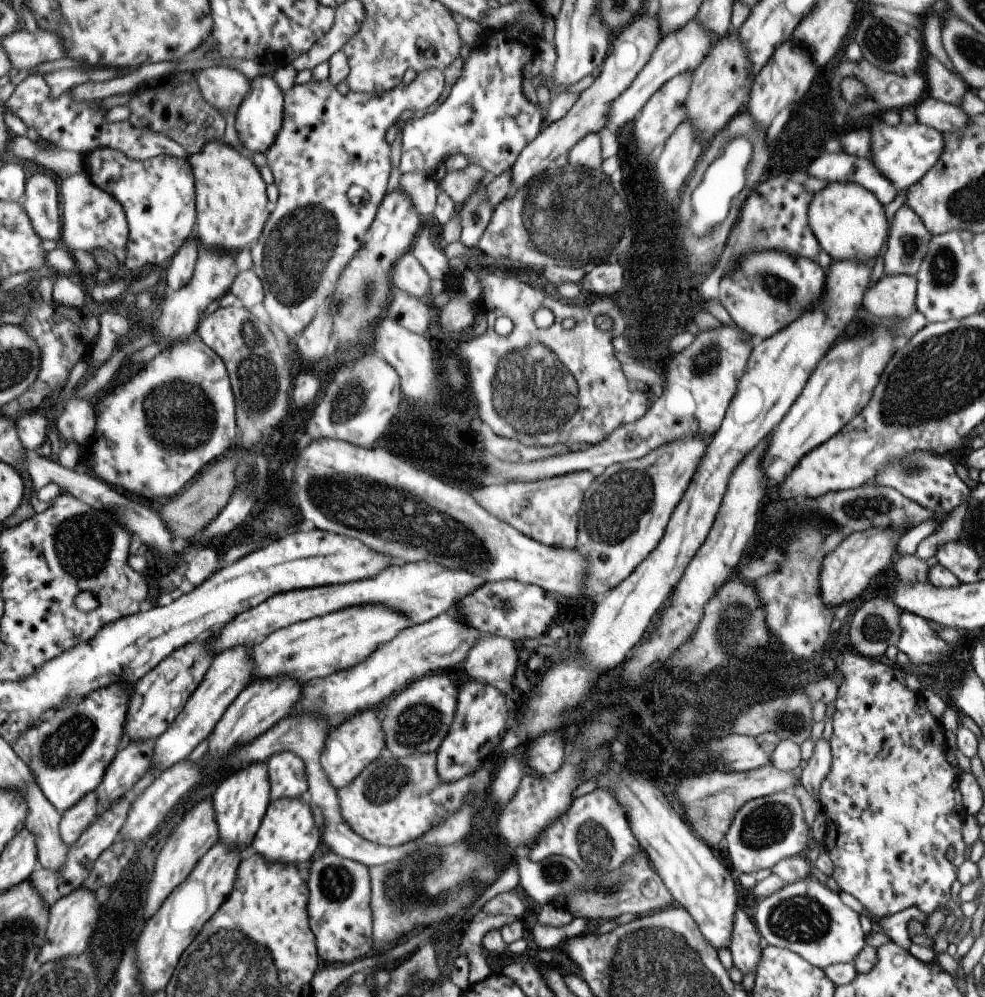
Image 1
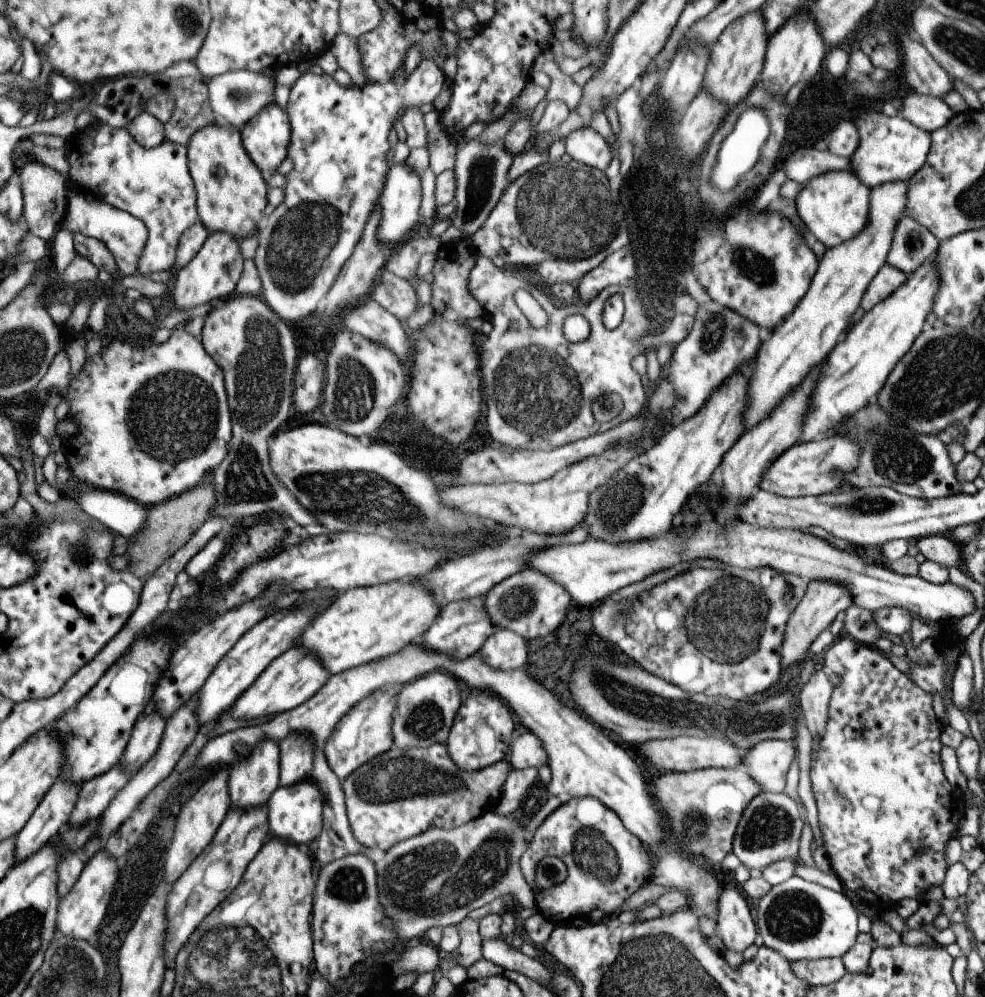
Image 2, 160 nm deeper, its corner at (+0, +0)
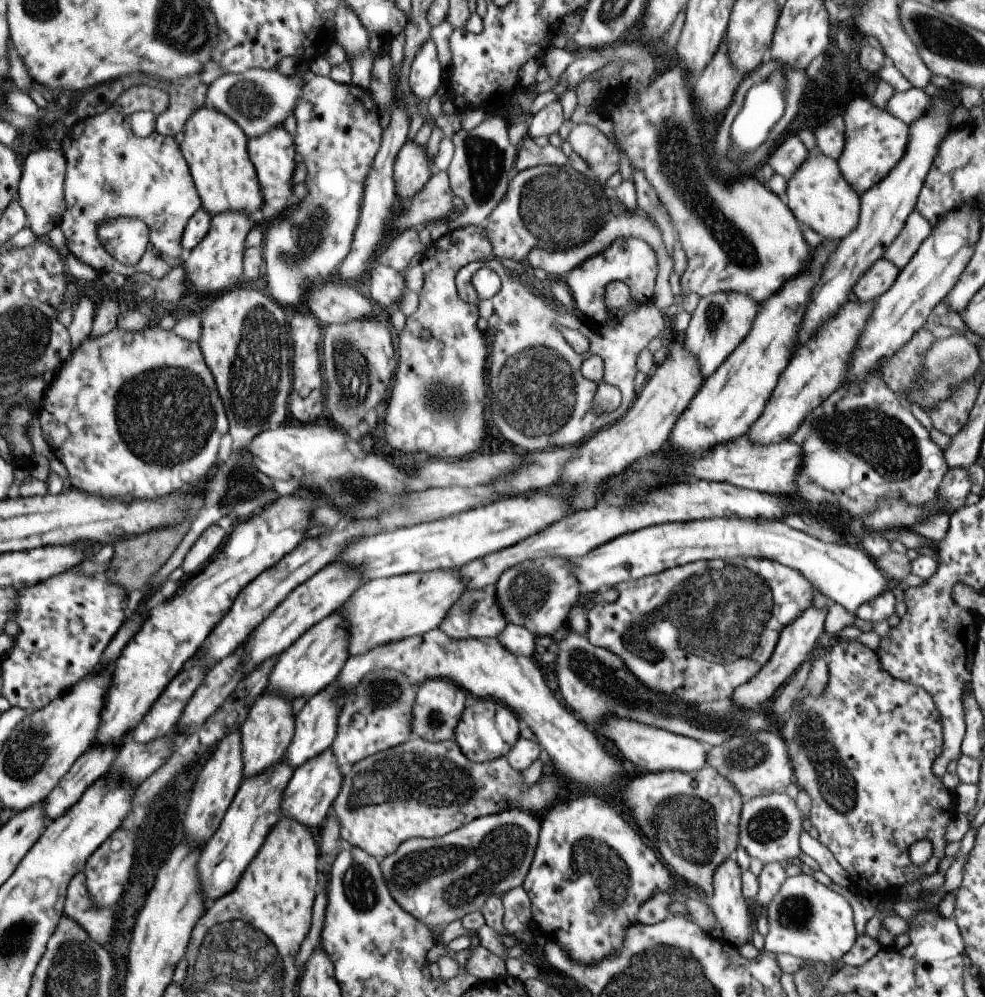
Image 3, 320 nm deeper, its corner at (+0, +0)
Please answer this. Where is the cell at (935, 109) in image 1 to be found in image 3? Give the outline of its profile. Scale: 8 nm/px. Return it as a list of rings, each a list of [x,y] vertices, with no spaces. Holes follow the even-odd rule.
[[[912,87],[904,92],[893,93],[885,103],[884,109],[906,125],[922,117],[930,107],[930,98],[921,89]]]

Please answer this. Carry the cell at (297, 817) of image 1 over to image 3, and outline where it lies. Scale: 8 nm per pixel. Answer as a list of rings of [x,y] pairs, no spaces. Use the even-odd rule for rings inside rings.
[[[329,747],[321,756],[312,758],[311,761],[305,762],[299,769],[294,772],[292,781],[288,788],[284,790],[284,801],[282,802],[284,815],[305,824],[306,827],[315,828],[319,826],[327,816],[329,810],[336,802],[343,790],[344,775],[339,772],[340,762],[332,749]]]

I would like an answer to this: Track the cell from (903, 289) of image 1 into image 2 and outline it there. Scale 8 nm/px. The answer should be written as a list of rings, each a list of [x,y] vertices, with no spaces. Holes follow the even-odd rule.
[[[887,262],[883,263],[877,274],[866,286],[865,293],[860,300],[860,307],[864,311],[868,311],[872,306],[875,306],[879,301],[897,290],[906,278],[906,275],[887,264]]]

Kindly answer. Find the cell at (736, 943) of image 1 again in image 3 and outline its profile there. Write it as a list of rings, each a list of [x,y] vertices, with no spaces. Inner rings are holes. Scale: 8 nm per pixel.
[[[725,859],[712,874],[712,893],[703,898],[715,915],[721,938],[735,949],[748,942],[751,932],[749,910],[741,890],[741,874],[735,861]]]

